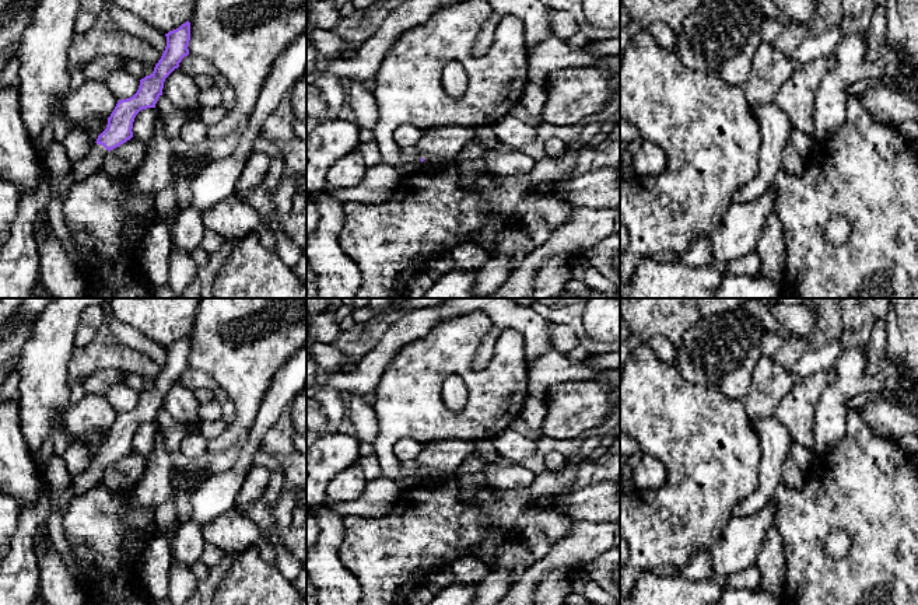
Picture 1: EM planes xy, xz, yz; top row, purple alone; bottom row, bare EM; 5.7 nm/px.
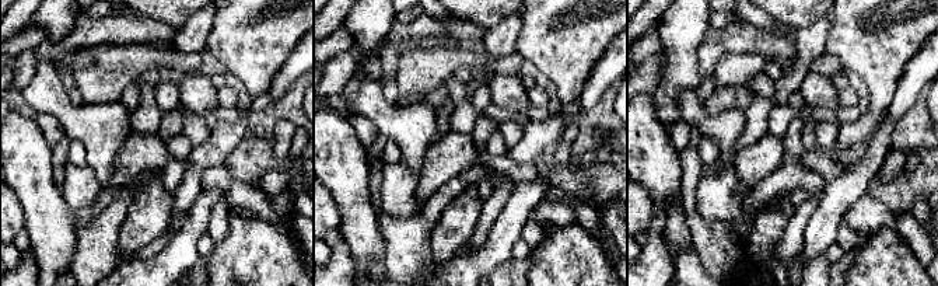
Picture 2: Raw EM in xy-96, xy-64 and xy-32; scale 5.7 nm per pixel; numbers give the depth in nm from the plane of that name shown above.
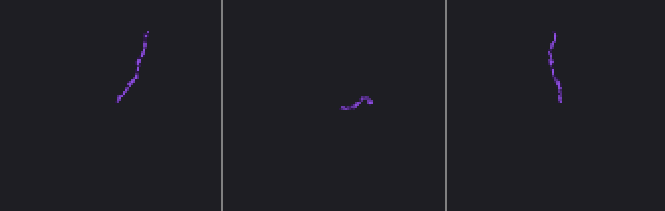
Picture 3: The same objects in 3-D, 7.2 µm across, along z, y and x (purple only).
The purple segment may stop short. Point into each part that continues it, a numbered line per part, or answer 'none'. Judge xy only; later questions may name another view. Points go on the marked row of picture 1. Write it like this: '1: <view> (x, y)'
1: xy (93, 158)

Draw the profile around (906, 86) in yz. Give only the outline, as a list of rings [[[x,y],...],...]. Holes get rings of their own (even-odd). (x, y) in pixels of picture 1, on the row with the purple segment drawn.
[[[903,78],[900,83],[891,84],[889,91],[910,95],[910,92],[915,88],[917,81],[914,78]]]

